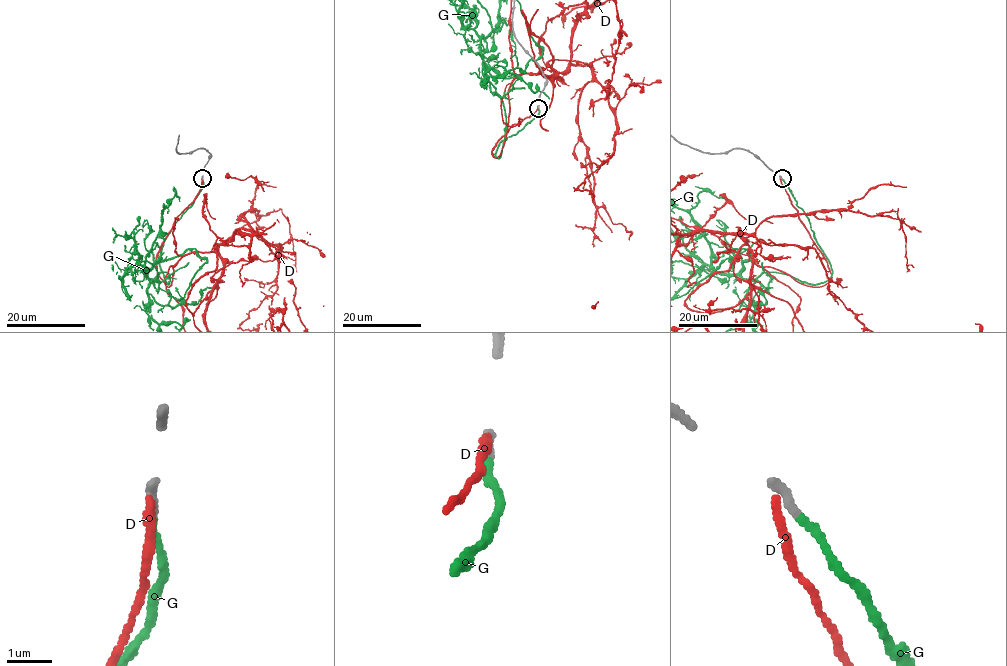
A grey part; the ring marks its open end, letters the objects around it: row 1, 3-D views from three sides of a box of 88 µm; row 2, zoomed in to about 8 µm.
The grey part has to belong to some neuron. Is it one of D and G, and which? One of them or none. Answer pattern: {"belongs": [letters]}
{"belongs": ["G"]}

